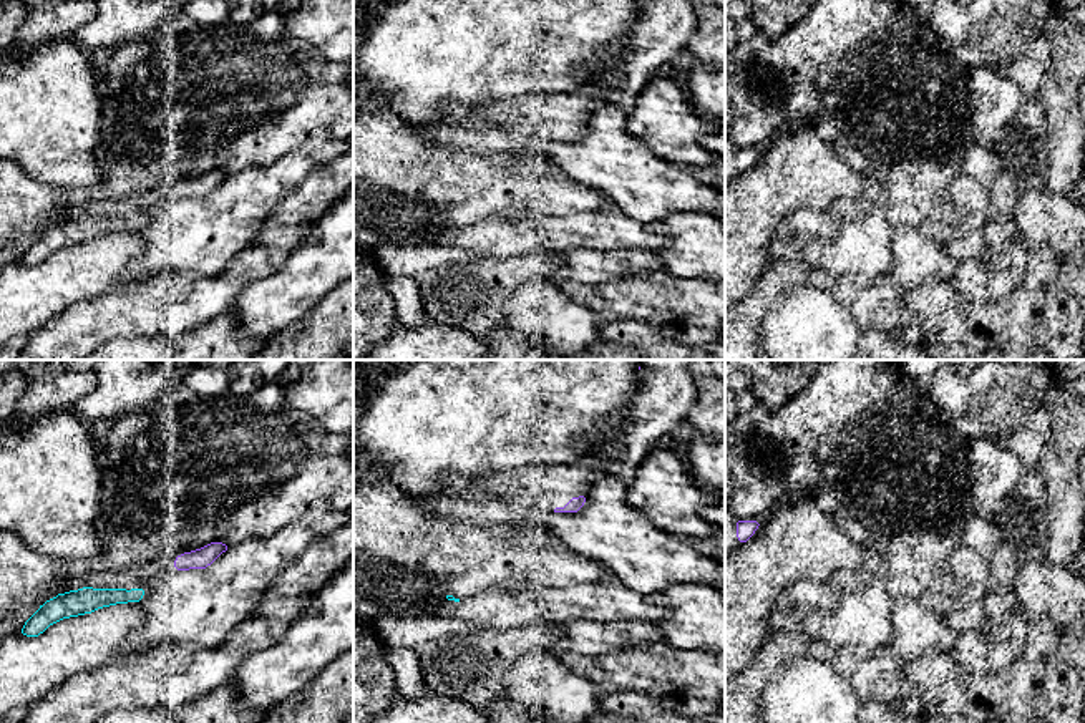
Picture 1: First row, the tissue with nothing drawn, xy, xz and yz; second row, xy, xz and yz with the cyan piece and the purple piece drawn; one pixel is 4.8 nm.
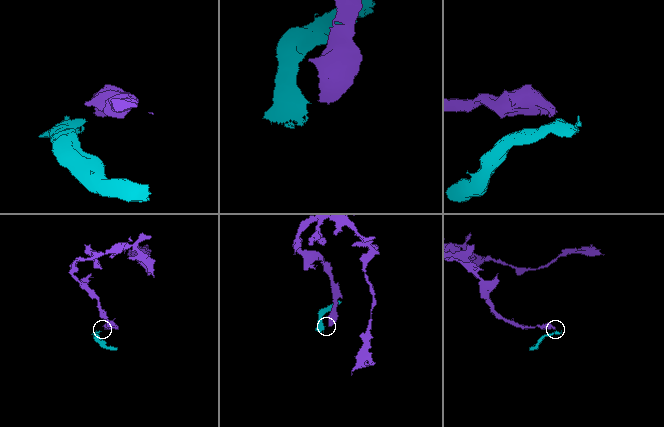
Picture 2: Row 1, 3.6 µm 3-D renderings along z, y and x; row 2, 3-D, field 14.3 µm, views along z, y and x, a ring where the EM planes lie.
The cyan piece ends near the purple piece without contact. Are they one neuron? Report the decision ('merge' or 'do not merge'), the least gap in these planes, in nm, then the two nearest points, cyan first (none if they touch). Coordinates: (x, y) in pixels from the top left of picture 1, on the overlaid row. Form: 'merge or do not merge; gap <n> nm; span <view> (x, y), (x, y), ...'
do not merge; gap 190 nm; span xy (143, 591), (175, 566)

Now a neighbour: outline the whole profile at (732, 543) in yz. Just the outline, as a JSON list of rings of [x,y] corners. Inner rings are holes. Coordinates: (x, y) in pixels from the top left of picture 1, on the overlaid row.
[[[725,459],[725,559],[740,546],[740,541],[737,537],[737,519],[732,514],[730,507],[730,491],[732,491],[732,481],[728,473],[728,464]]]

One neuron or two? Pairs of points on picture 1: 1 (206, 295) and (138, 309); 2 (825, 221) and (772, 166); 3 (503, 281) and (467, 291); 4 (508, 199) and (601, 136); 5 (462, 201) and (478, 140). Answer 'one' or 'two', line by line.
1: one
2: two
3: one
4: two
5: two

